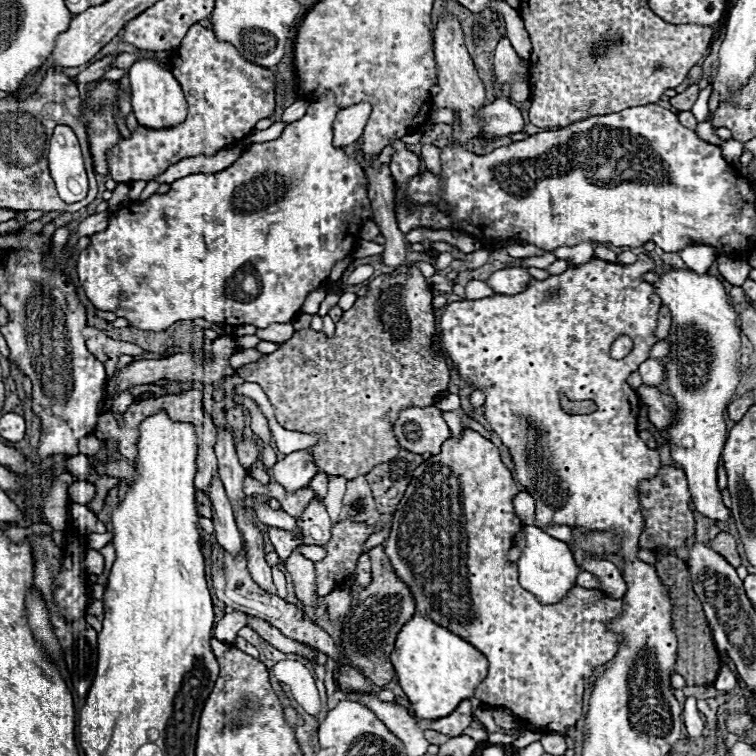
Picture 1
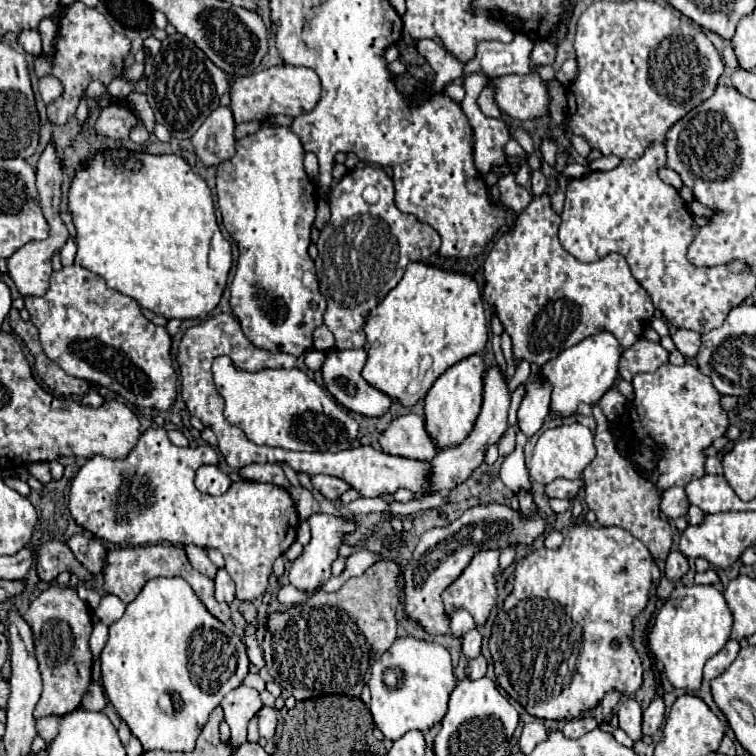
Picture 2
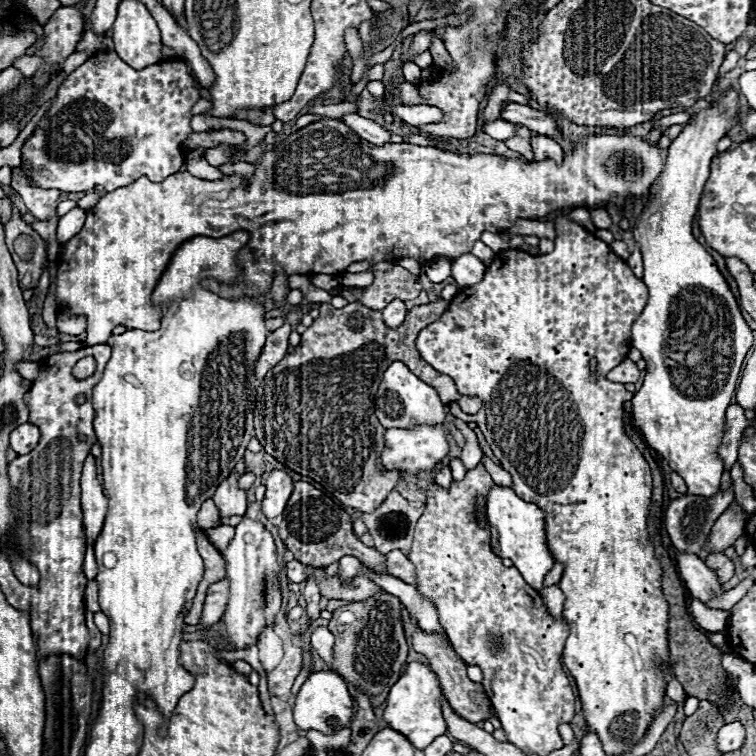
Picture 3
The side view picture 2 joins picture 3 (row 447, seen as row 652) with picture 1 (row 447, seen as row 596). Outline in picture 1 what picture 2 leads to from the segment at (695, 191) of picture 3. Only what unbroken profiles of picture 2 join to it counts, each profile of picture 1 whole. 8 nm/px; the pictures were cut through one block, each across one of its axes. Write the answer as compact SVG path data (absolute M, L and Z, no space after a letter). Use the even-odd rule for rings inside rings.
M670 268L654 282L656 294L672 314L670 354L662 358L668 390L676 400L674 422L664 430L672 448L672 460L682 466L692 492L696 510L712 520L728 522L732 512L722 504L716 486L718 462L726 444L724 412L740 382L742 340L738 328L738 312L730 304L720 278L712 274L696 274L690 268ZM686 352L686 354L680 354Z

